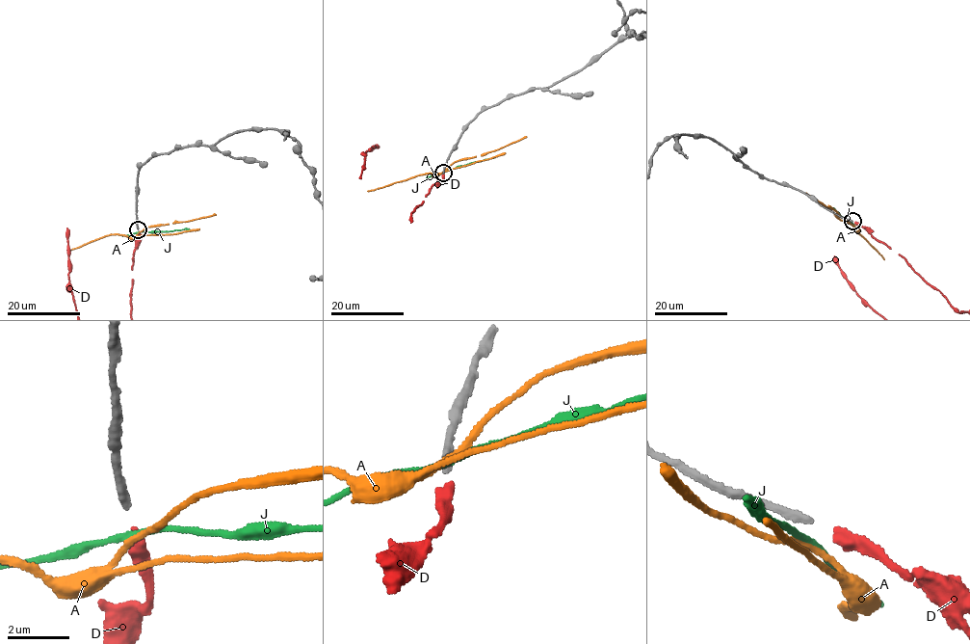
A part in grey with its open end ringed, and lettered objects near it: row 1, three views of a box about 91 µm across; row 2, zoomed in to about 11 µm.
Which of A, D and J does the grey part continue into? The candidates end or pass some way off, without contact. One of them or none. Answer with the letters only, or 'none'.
D

